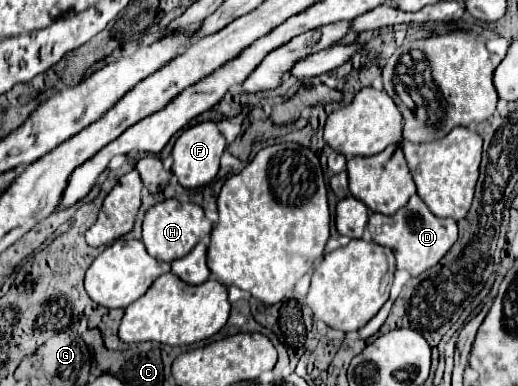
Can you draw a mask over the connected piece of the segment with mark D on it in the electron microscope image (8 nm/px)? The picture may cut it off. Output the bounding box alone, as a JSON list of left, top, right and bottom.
[368,195,458,277]

